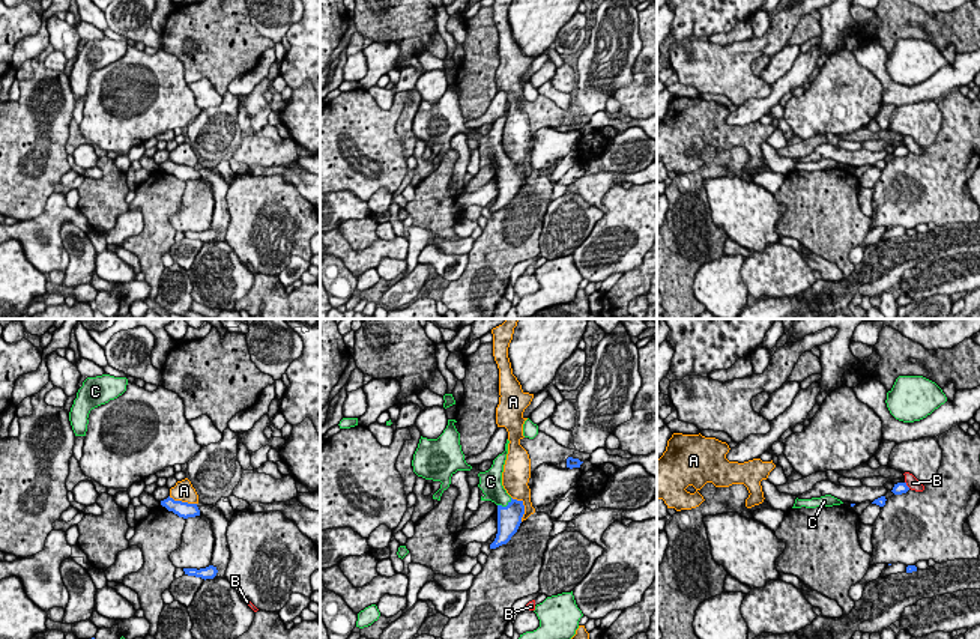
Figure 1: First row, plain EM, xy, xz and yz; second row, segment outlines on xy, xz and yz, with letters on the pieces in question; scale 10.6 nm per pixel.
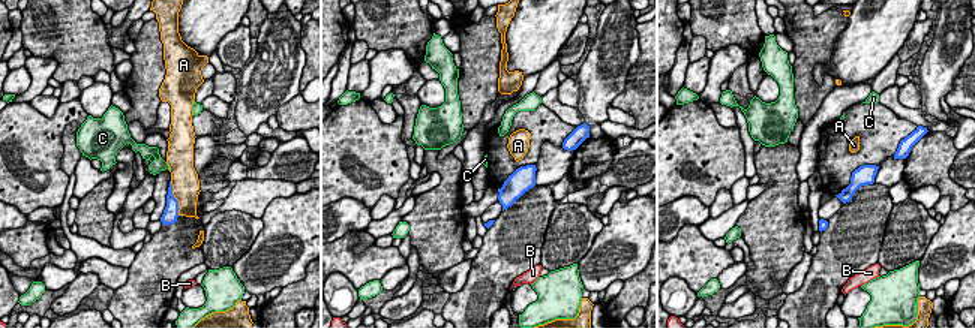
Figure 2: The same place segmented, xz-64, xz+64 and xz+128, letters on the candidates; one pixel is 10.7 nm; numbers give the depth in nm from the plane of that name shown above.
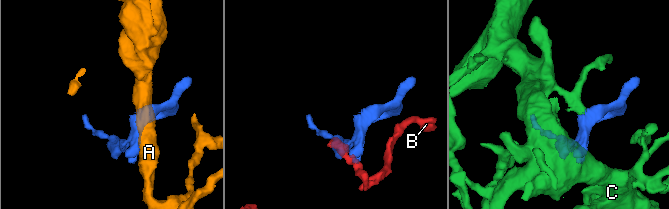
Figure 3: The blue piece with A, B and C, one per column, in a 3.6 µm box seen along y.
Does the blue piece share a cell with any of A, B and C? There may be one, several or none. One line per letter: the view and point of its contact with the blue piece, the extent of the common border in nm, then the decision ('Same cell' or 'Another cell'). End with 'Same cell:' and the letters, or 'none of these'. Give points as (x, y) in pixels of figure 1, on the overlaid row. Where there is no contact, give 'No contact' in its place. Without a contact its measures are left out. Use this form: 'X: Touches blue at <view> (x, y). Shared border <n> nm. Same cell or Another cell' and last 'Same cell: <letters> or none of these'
A: Touches blue at xz (523, 507). Shared border 300 nm. Another cell
B: Touches blue at yz (905, 484). Shared border 100 nm. Another cell
C: Touches blue at xz (507, 505). Shared border 180 nm. Same cell
Same cell: C

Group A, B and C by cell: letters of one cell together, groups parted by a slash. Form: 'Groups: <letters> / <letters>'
Groups: A / B / C

